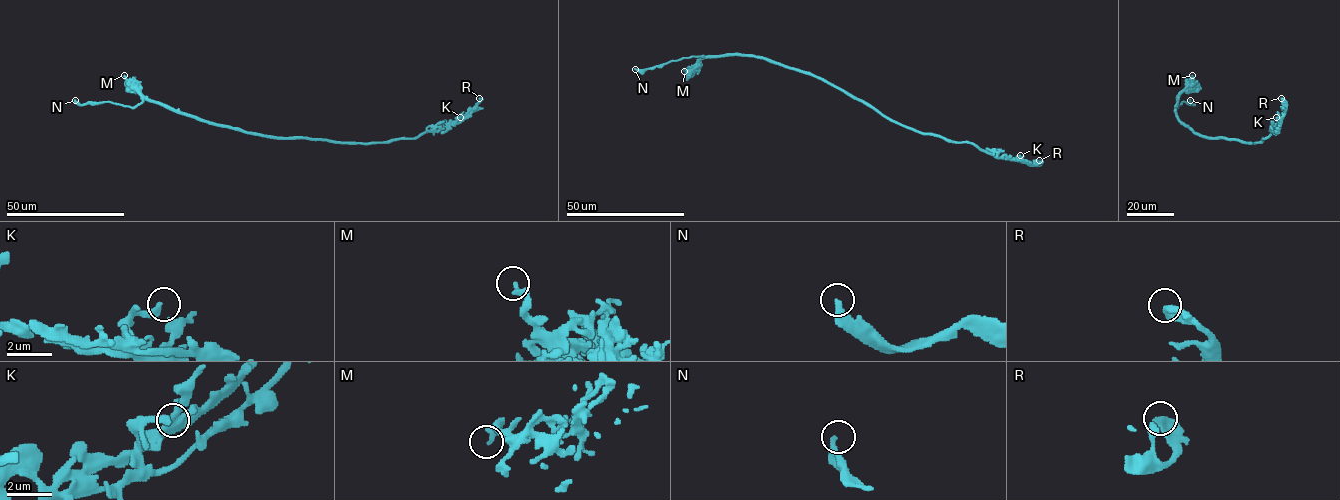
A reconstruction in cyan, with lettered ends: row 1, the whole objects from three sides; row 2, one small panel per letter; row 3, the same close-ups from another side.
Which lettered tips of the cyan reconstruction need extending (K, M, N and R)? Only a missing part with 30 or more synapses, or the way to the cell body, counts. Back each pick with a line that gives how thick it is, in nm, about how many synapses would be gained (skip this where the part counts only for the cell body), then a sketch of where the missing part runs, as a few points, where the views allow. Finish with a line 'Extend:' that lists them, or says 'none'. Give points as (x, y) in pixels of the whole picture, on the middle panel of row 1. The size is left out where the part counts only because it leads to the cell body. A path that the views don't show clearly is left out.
N: 240 nm thick; missing branch runs (635, 69), (623, 65)
Extend: N

